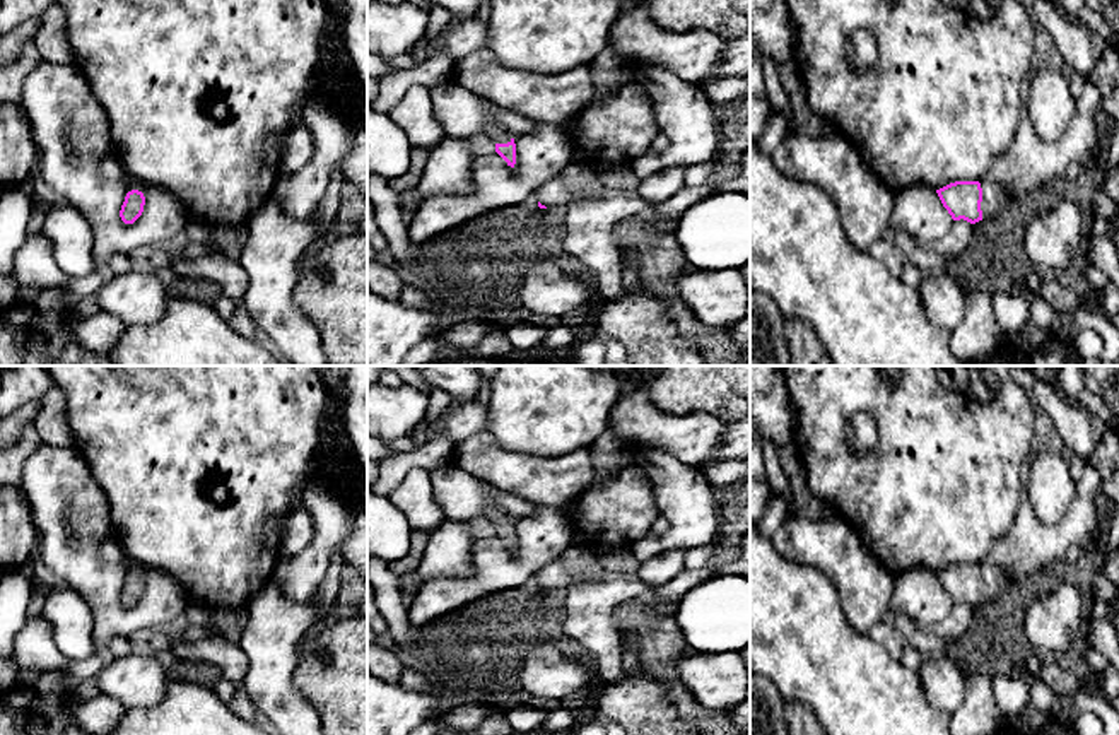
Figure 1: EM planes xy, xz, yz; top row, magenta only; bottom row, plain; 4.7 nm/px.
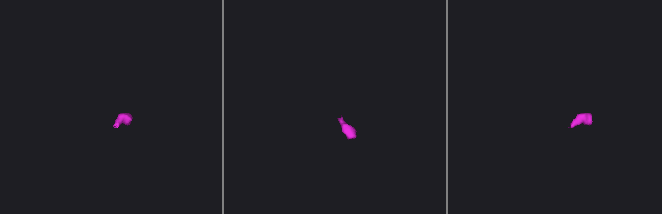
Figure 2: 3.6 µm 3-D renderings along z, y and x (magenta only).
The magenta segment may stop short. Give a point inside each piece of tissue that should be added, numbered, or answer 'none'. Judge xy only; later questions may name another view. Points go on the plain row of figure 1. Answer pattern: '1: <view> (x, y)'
none

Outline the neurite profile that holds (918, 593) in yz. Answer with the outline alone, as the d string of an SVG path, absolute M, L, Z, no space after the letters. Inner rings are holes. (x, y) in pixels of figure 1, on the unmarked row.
M912 567L893 576L890 614L902 614L924 629L933 629L948 617L953 602L943 590L936 573Z

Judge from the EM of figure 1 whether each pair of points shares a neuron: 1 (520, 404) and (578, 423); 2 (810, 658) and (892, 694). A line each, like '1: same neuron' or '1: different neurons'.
1: same neuron
2: same neuron

